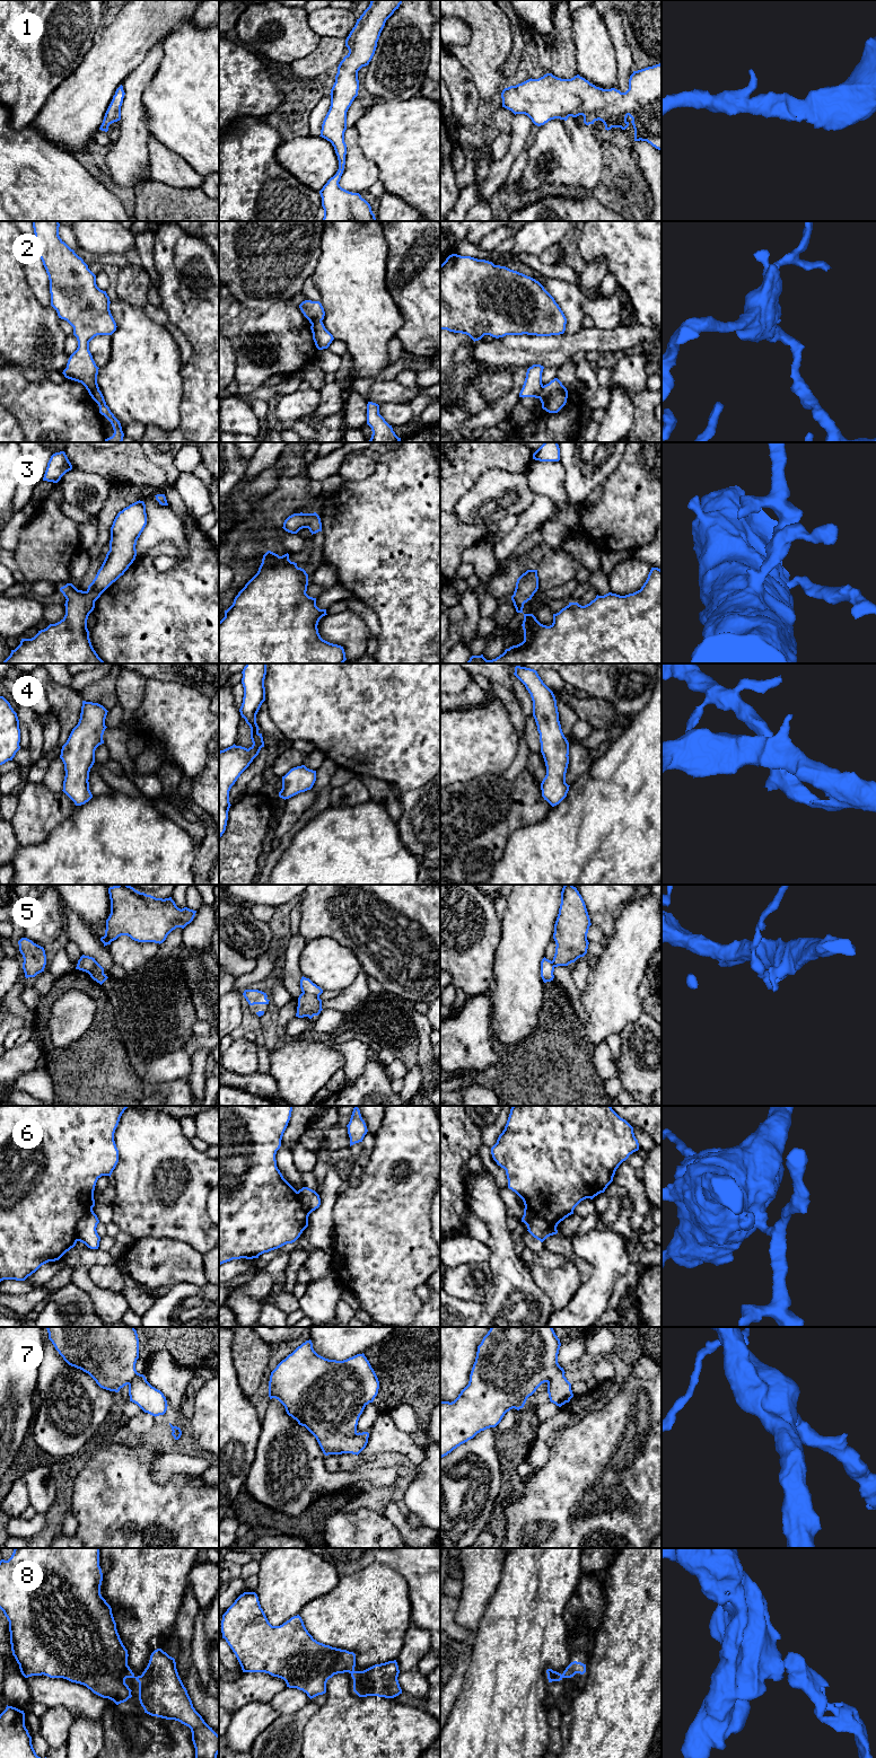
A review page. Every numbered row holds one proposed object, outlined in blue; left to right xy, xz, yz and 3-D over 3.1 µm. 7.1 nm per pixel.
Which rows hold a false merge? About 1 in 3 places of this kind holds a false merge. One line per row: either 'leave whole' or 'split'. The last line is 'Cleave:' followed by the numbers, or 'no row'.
1: leave whole
2: split
3: leave whole
4: leave whole
5: split
6: split
7: leave whole
8: leave whole
Cleave: 2, 5, 6

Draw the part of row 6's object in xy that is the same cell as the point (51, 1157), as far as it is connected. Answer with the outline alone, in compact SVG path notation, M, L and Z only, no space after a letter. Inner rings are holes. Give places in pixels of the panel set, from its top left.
M0 1106L0 1282L25 1281L42 1265L59 1260L77 1243L76 1227L95 1206L94 1190L102 1176L112 1175L119 1162L114 1133L124 1110L130 1106Z

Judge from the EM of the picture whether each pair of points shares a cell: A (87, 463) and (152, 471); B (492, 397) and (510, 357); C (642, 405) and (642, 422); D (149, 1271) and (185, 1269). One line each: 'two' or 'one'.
A: one
B: two
C: one
D: one

